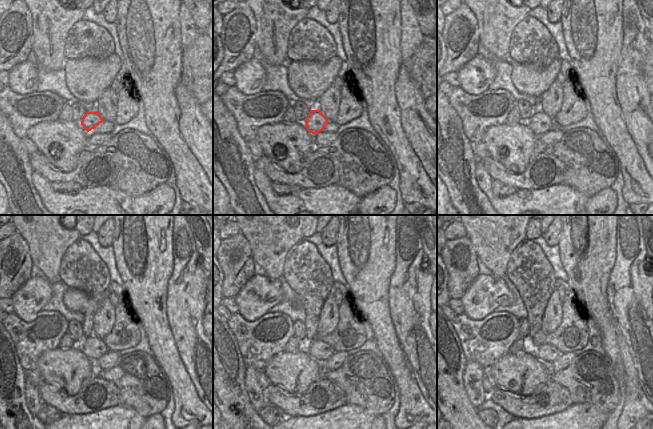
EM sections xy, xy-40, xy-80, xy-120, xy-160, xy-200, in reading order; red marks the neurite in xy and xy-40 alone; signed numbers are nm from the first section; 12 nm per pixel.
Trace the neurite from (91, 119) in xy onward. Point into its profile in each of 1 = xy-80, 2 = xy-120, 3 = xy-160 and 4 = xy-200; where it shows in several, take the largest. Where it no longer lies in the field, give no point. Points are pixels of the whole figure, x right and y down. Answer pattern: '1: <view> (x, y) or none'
1: xy-80 (540, 122)
2: xy-120 (93, 347)
3: xy-160 (319, 350)
4: xy-200 (546, 352)

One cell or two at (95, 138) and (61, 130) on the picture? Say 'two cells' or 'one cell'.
two cells

